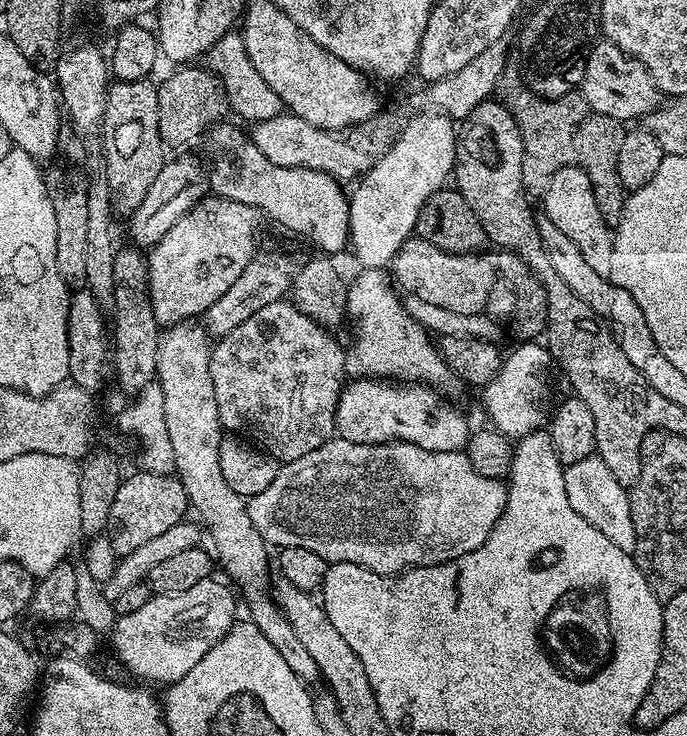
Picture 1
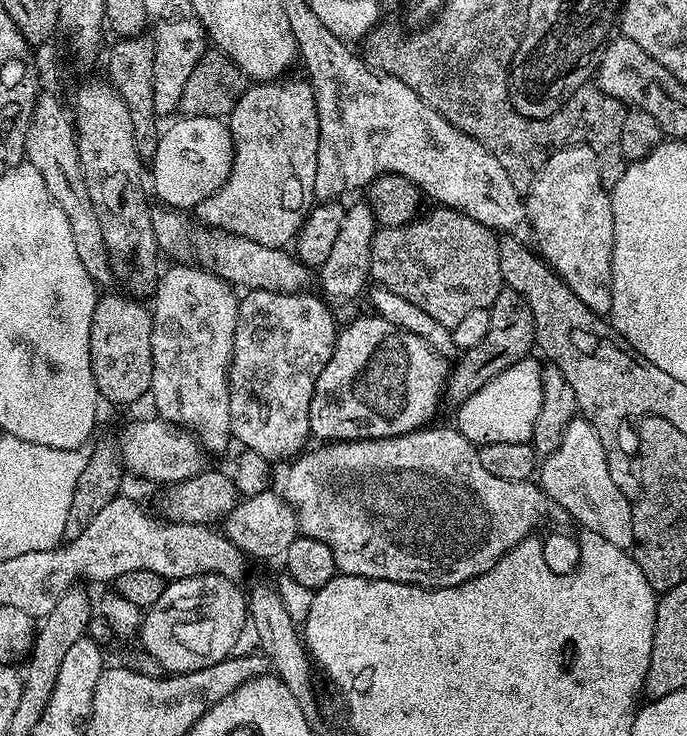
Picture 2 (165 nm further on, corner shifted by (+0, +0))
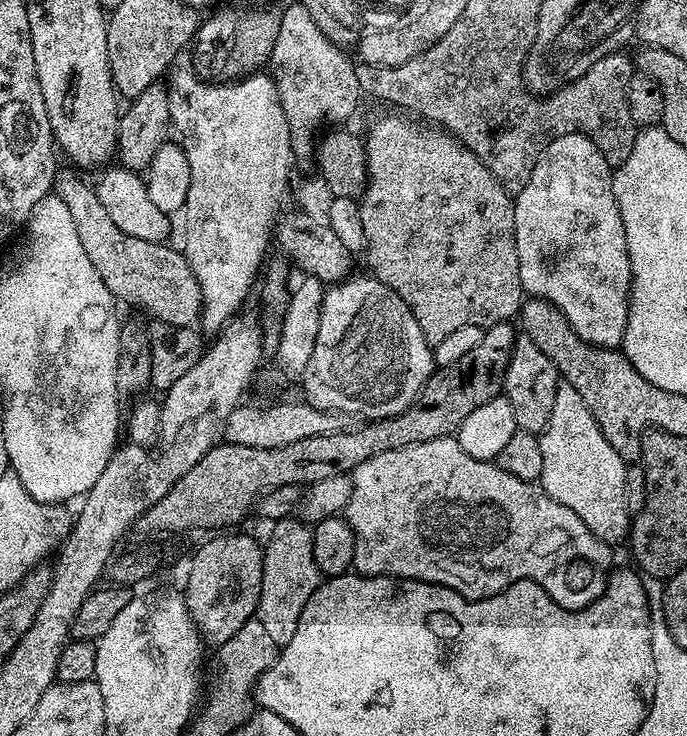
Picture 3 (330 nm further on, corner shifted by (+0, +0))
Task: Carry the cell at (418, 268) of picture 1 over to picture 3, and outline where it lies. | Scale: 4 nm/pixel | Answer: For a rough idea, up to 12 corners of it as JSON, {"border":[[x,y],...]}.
{"border":[[451,132],[363,137],[367,271],[429,342],[511,321],[513,197]]}

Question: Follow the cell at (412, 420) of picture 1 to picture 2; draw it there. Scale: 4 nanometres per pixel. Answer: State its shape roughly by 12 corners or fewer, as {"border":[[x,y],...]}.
{"border":[[380,315],[352,320],[310,398],[320,442],[431,425],[450,364]]}

